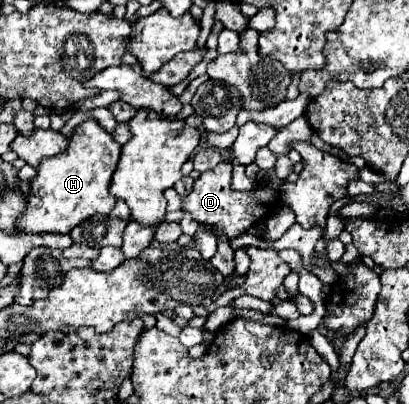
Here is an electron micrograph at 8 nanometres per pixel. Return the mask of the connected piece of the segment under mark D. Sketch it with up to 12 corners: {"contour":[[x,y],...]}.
{"contour":[[232,165],[200,173],[182,209],[228,239],[270,215],[278,193],[234,191]]}

